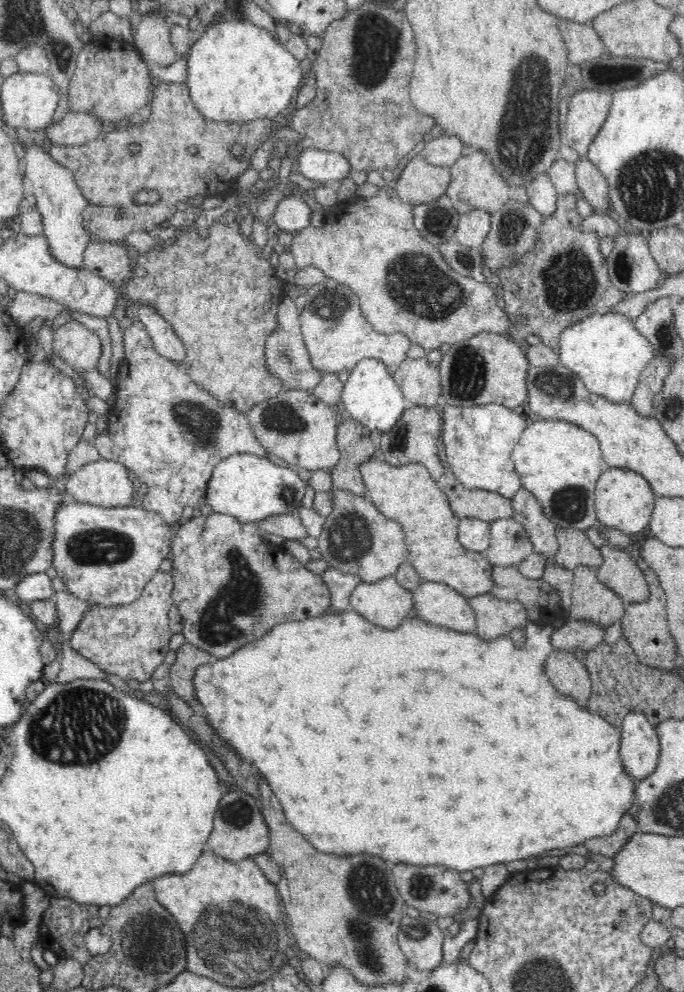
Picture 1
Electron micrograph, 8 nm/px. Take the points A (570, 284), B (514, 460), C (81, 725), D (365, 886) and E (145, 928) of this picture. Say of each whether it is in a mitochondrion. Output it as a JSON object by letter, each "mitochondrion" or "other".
{"A":"mitochondrion","B":"other","C":"mitochondrion","D":"mitochondrion","E":"mitochondrion"}

